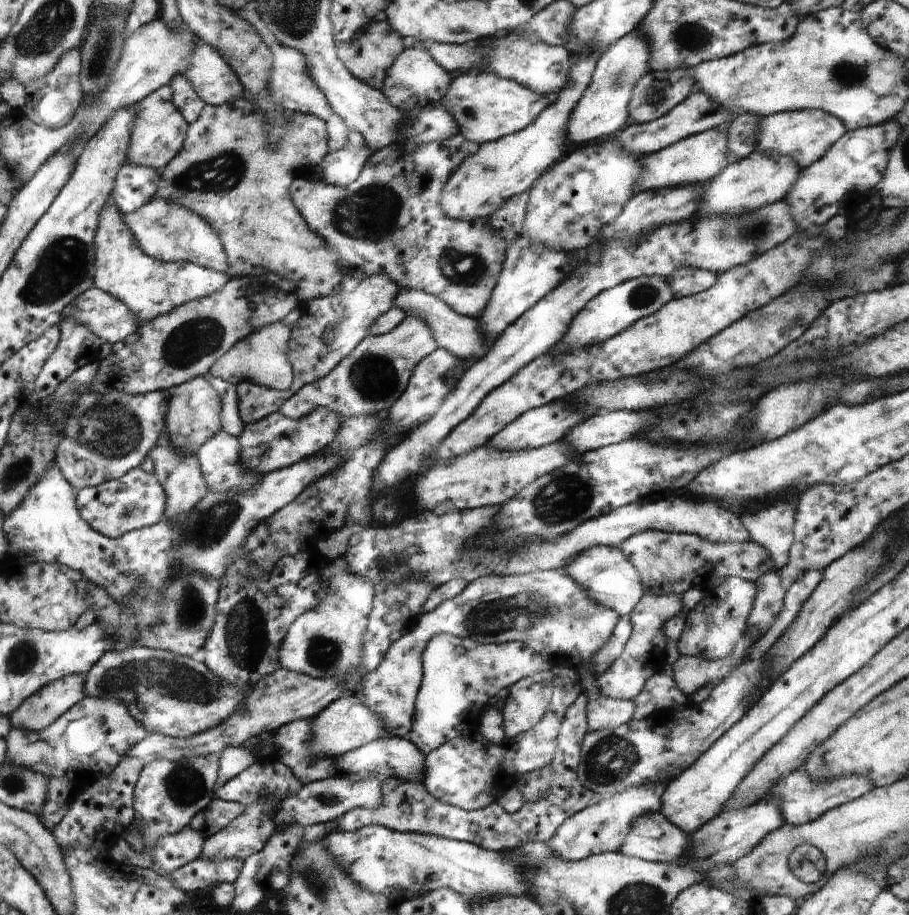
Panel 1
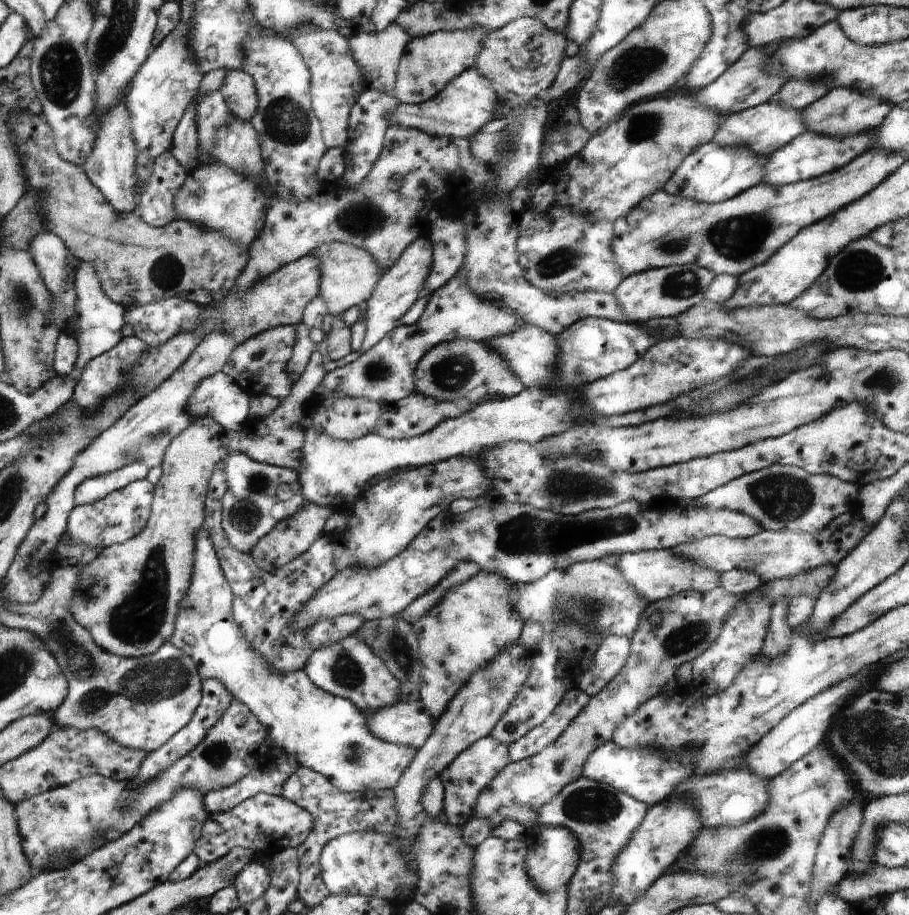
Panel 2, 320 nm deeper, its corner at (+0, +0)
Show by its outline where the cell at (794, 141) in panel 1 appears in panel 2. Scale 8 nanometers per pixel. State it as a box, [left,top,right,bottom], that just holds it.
[802,88,892,138]

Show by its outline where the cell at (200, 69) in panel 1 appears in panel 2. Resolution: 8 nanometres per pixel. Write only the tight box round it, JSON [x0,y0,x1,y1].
[218,70,260,121]

